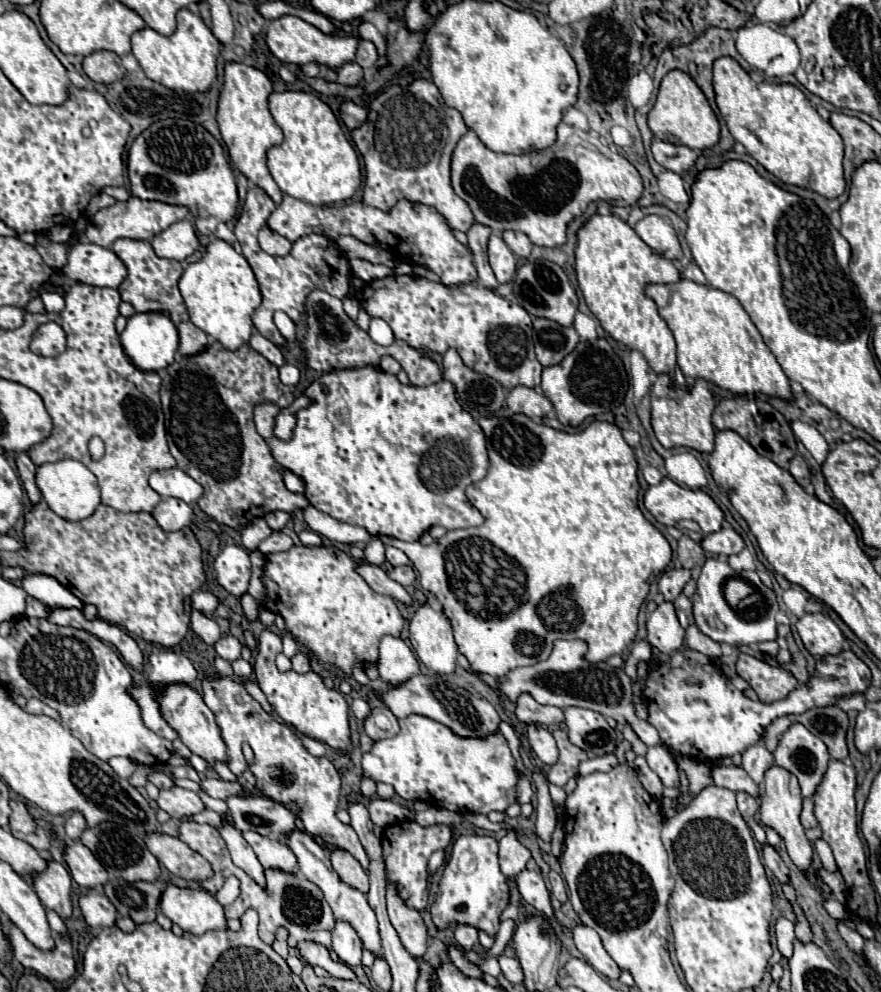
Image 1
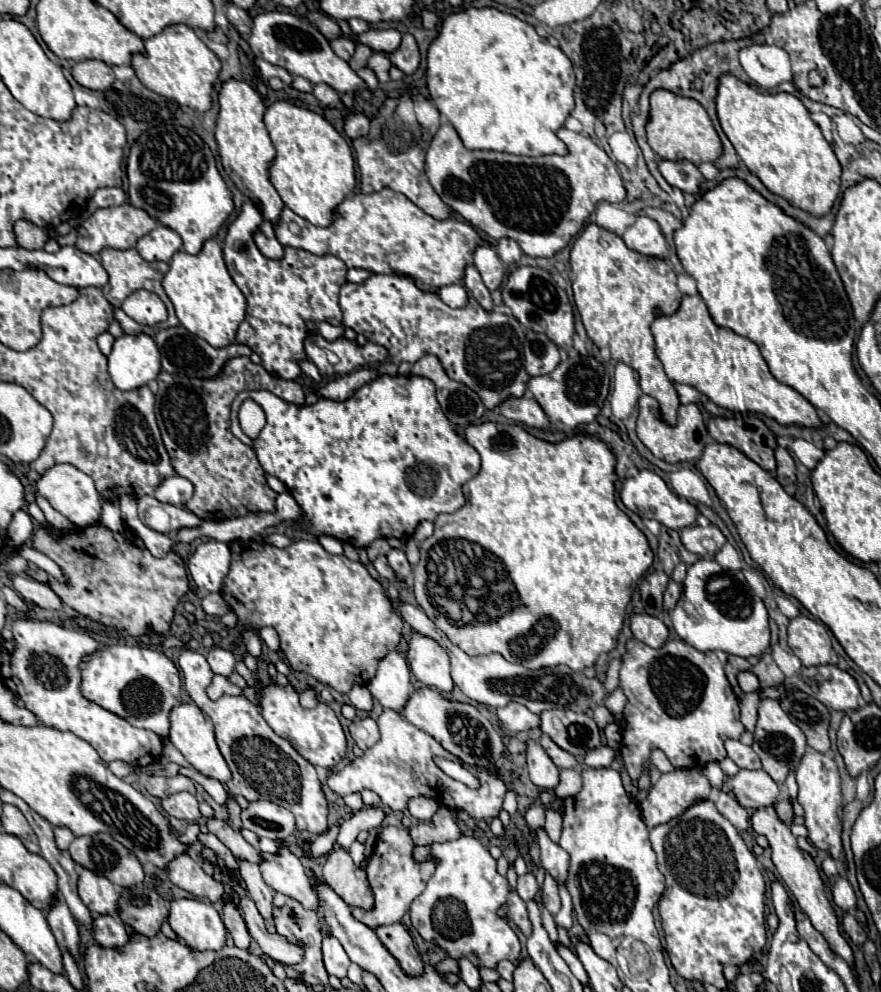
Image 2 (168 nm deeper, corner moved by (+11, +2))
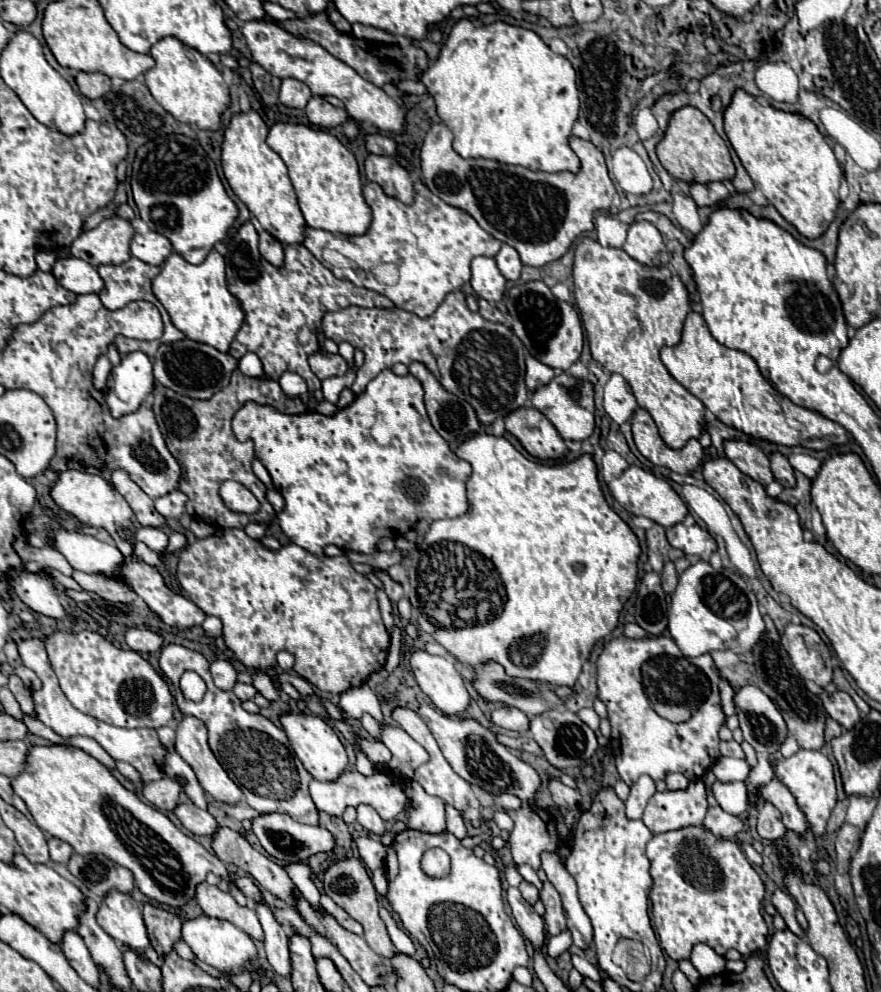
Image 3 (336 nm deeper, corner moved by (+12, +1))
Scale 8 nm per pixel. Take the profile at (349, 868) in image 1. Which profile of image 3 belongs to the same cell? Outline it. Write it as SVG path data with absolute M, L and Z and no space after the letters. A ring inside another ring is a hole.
M348 857L344 861L338 861L334 865L328 867L328 871L324 873L324 893L338 905L342 907L354 921L358 921L362 927L364 927L364 939L366 943L378 953L382 955L384 959L390 959L394 957L396 949L388 937L388 931L386 931L386 925L384 921L380 919L380 905L376 901L376 889L372 885L372 879L370 875L366 873L364 865L360 859L354 859L354 857Z

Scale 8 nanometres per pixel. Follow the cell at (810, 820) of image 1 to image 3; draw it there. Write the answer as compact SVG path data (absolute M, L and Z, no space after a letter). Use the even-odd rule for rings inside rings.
M764 803L758 813L758 835L762 839L770 839L770 841L784 839L786 827L780 817L782 817L780 811L772 803Z

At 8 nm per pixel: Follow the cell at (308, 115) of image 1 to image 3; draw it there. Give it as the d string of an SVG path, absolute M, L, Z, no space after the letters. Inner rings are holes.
M276 123L268 133L268 145L288 167L288 175L308 227L348 237L364 235L368 231L372 211L362 195L358 163L334 135L308 125Z

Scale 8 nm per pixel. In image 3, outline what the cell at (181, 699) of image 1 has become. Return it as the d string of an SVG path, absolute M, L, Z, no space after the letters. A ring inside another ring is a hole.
M184 717L182 723L176 727L176 751L180 753L180 757L192 767L192 771L196 773L202 789L212 795L216 801L222 801L222 803L228 803L228 805L238 805L242 801L242 791L240 787L228 777L228 773L222 769L222 765L218 763L218 759L214 757L214 753L210 751L208 747L208 741L206 741L206 725L194 717Z

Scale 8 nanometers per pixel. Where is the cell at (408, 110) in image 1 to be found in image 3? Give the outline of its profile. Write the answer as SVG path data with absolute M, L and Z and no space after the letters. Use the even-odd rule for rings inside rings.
M370 155L364 163L366 177L374 183L378 183L386 195L400 199L402 203L410 205L414 201L414 185L412 177L394 157L382 157L382 155Z

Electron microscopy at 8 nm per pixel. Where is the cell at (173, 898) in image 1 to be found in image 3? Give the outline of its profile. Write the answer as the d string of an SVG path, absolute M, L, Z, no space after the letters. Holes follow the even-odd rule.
M202 915L198 919L184 921L184 925L182 925L182 939L184 939L184 943L188 943L188 947L194 951L194 955L200 961L204 961L204 963L216 967L218 971L228 973L228 975L244 973L246 965L252 963L258 957L254 941L242 929L234 927L230 921L212 919L212 917L206 917L206 915Z

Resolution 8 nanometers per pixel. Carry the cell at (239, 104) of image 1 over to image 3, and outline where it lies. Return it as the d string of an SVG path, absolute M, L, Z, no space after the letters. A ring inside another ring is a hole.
M256 111L232 115L222 143L222 169L234 195L248 207L260 225L282 245L300 245L306 221L298 207L294 187L290 183L284 161L266 145L268 127Z

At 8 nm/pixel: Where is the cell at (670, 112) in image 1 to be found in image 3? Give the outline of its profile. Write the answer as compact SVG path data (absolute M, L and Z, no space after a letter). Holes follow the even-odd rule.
M682 107L678 109L666 129L664 139L658 143L656 147L658 159L664 165L664 169L684 181L684 183L712 183L712 181L730 181L736 175L734 163L730 159L728 147L722 141L722 137L714 131L712 123L702 115L702 111L694 109L694 107Z

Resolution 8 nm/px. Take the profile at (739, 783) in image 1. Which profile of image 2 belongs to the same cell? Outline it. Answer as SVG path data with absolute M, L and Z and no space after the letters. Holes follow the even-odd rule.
M739 770L735 778L725 778L721 790L735 792L737 802L751 810L775 804L779 794L775 780L765 770Z

